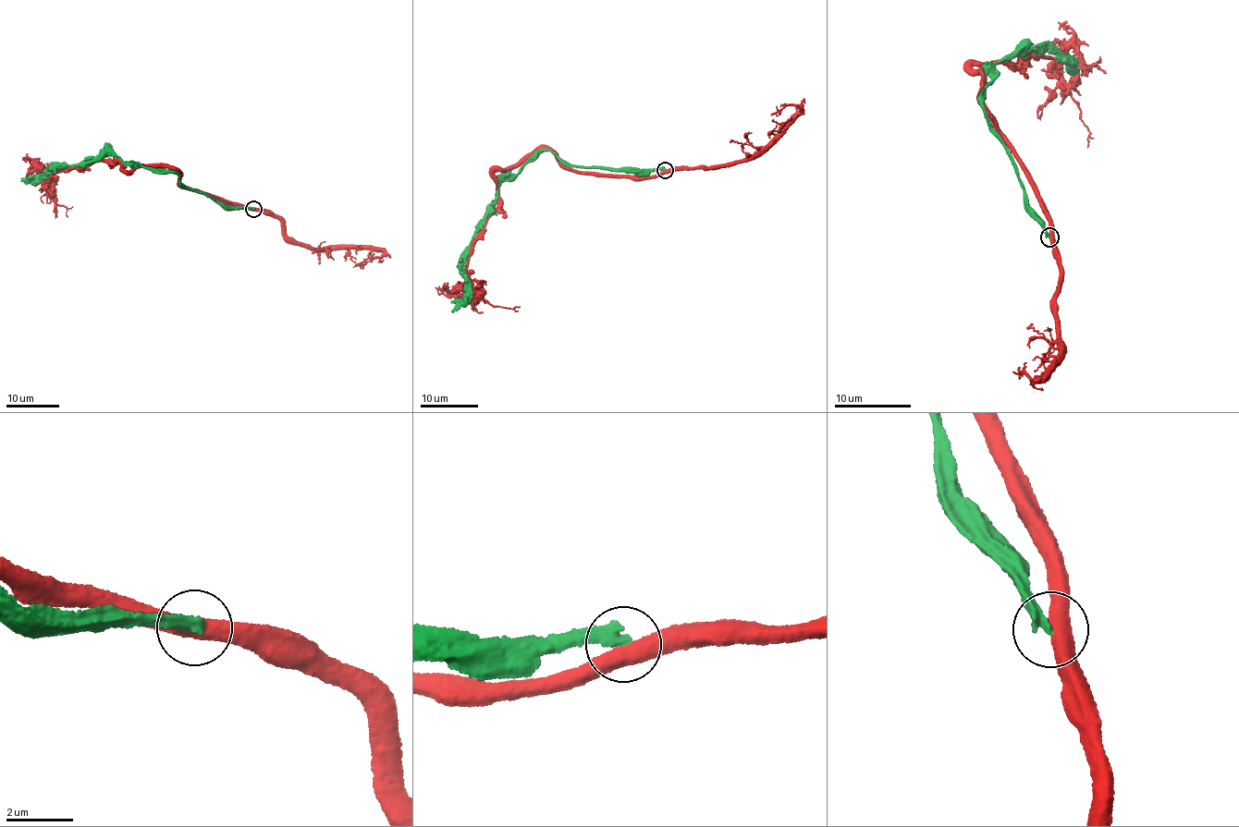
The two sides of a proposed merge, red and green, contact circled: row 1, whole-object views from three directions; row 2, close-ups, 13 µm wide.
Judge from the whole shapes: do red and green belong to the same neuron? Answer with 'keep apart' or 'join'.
keep apart

